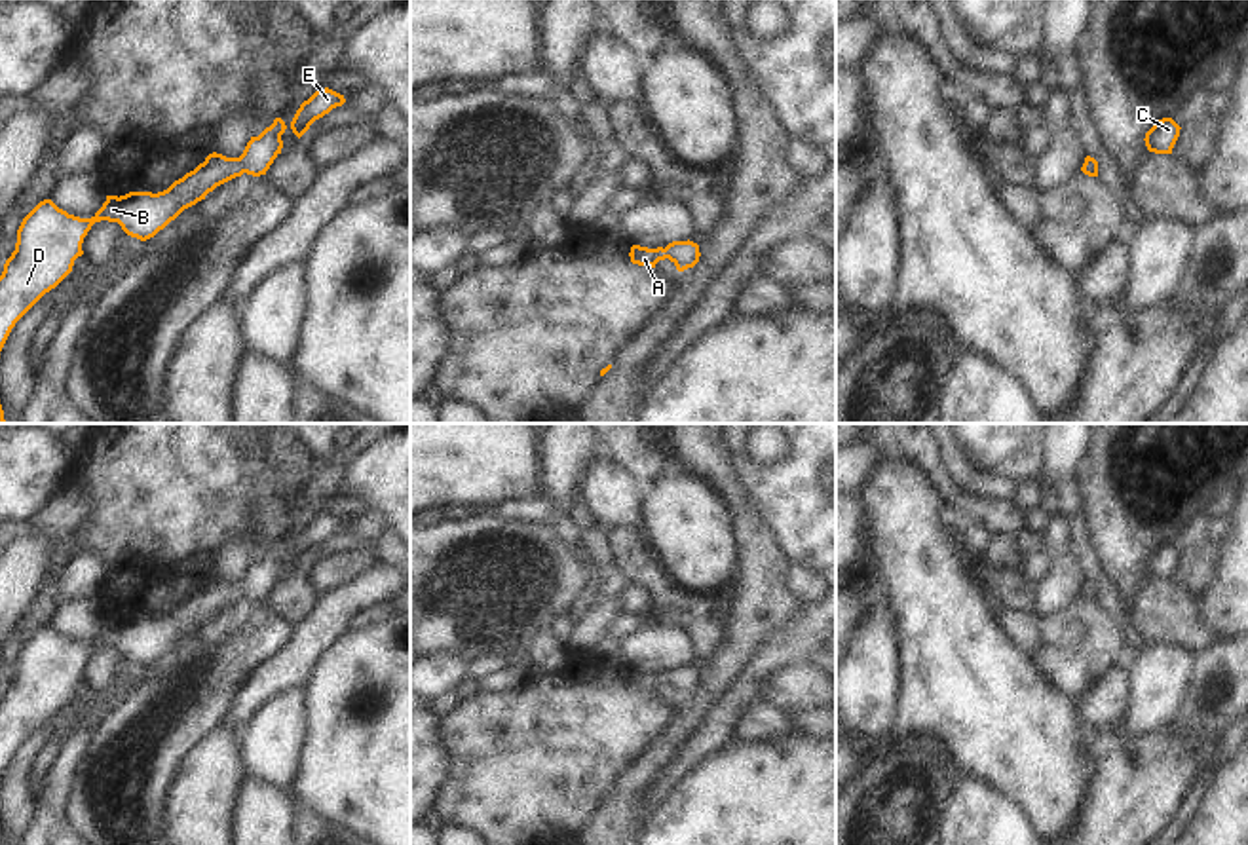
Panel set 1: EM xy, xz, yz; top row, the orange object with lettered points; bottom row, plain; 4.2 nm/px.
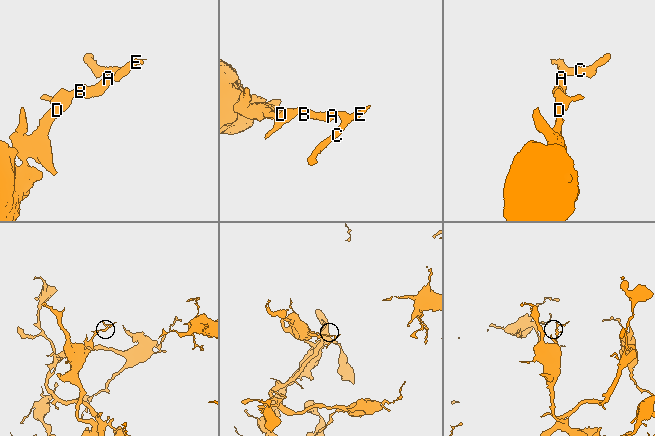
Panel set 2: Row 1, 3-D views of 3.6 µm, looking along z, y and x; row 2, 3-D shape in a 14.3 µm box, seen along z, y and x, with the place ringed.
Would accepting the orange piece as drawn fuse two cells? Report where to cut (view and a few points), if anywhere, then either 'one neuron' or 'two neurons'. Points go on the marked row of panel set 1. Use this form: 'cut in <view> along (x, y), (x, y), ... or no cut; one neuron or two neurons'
no cut; one neuron

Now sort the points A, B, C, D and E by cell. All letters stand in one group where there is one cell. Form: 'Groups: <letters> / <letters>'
Groups: A B C D E

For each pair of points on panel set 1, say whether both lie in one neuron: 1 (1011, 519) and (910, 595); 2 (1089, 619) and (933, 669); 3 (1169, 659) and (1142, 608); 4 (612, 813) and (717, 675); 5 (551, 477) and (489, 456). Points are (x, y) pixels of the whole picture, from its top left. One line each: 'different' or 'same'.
1: different
2: different
3: different
4: same
5: different

